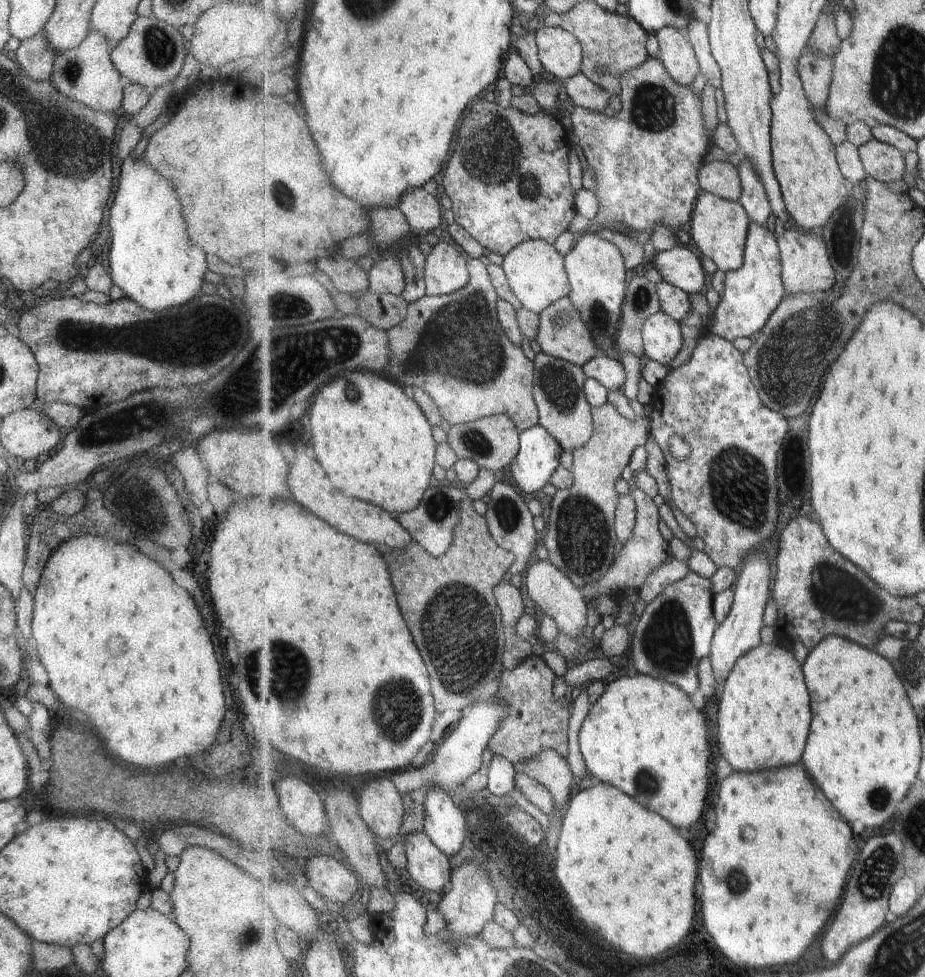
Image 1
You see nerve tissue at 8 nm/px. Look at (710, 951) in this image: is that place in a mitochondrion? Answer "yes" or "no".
no

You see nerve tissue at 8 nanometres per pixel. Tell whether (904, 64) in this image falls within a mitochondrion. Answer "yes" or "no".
yes

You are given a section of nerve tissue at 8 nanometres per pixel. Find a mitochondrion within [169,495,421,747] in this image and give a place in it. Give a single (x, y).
(284, 672)

